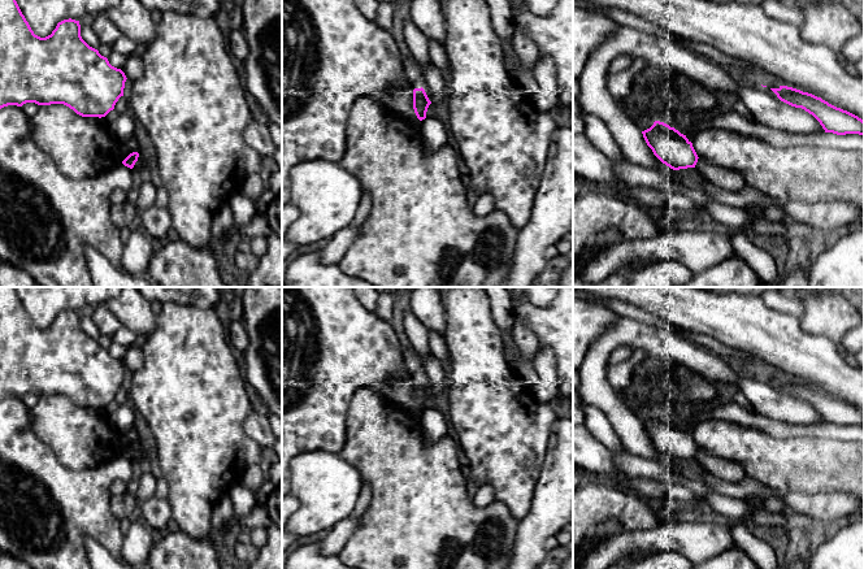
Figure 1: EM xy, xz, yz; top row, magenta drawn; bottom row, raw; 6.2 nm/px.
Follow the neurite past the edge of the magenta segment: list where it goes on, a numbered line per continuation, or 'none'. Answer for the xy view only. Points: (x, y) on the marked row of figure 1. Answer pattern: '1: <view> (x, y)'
none

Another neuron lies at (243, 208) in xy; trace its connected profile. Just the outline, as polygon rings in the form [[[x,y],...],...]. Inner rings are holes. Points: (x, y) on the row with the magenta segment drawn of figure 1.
[[[240,191],[235,192],[227,203],[236,226],[247,225],[259,213],[257,204]]]

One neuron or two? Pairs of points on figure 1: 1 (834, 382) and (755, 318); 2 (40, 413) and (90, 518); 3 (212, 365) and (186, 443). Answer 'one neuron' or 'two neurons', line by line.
1: one neuron
2: two neurons
3: one neuron

